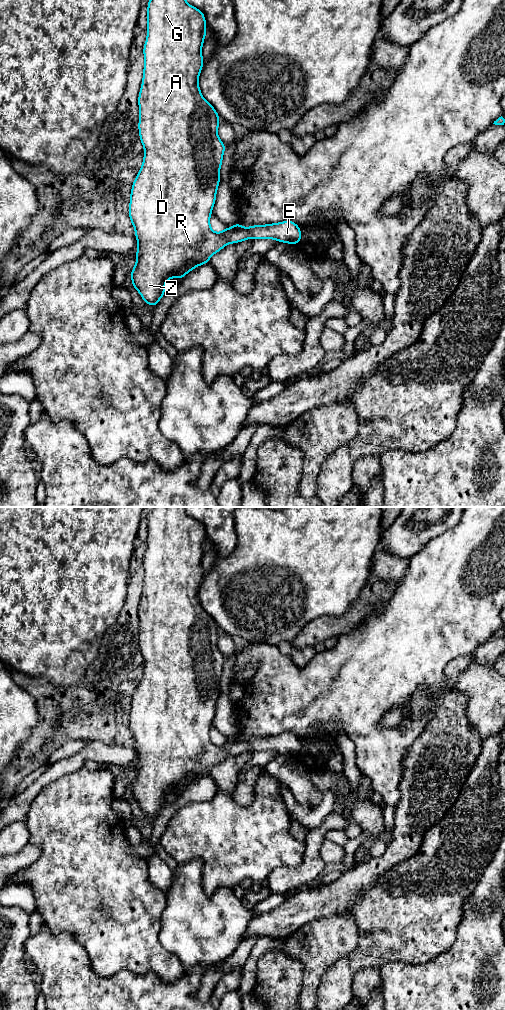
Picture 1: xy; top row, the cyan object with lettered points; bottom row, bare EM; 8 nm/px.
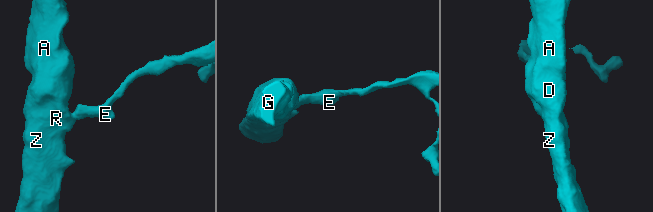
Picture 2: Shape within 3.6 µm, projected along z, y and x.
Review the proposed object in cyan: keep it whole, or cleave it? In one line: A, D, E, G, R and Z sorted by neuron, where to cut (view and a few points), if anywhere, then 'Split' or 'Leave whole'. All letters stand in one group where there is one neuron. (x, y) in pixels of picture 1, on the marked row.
Groups: A D E G R Z. No split. Leave whole

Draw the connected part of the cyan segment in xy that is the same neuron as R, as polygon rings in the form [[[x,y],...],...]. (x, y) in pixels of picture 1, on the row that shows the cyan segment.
[[[149,0],[147,11],[147,37],[143,46],[144,68],[138,95],[138,131],[144,147],[144,157],[132,183],[128,216],[138,243],[138,250],[135,252],[136,264],[130,272],[132,287],[139,292],[146,305],[155,308],[166,294],[165,284],[169,279],[176,276],[180,281],[194,268],[208,264],[209,259],[227,244],[236,244],[251,238],[274,239],[297,245],[301,241],[302,233],[293,220],[252,225],[247,228],[242,227],[239,221],[219,233],[211,229],[210,217],[216,202],[226,145],[217,133],[221,119],[216,109],[204,99],[199,88],[199,75],[204,65],[202,46],[207,32],[205,14],[186,0]]]

